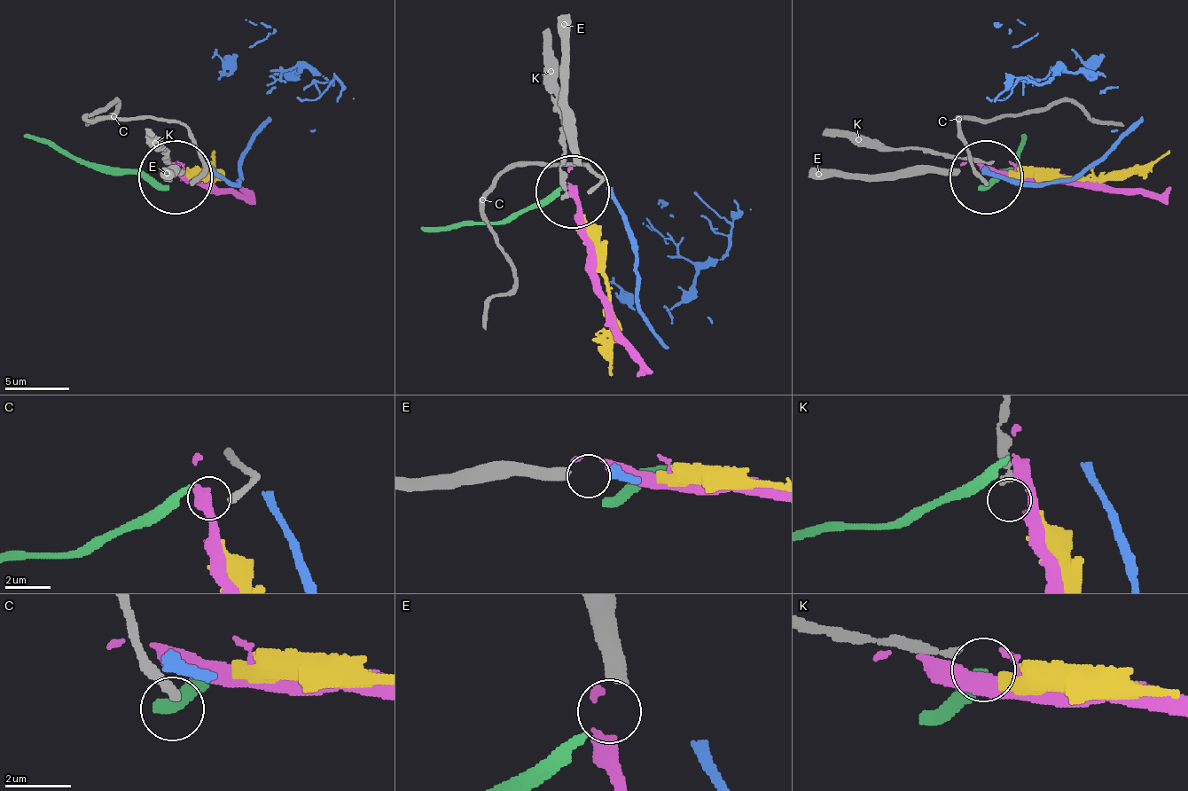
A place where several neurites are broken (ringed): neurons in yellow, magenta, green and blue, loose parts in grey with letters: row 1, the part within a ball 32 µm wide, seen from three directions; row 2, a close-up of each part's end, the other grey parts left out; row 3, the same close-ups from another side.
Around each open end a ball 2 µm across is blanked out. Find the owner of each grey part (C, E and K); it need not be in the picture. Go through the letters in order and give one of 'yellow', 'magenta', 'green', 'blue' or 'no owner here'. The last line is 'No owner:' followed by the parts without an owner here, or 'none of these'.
C: no owner here
E: no owner here
K: no owner here
No owner: C, E, K

